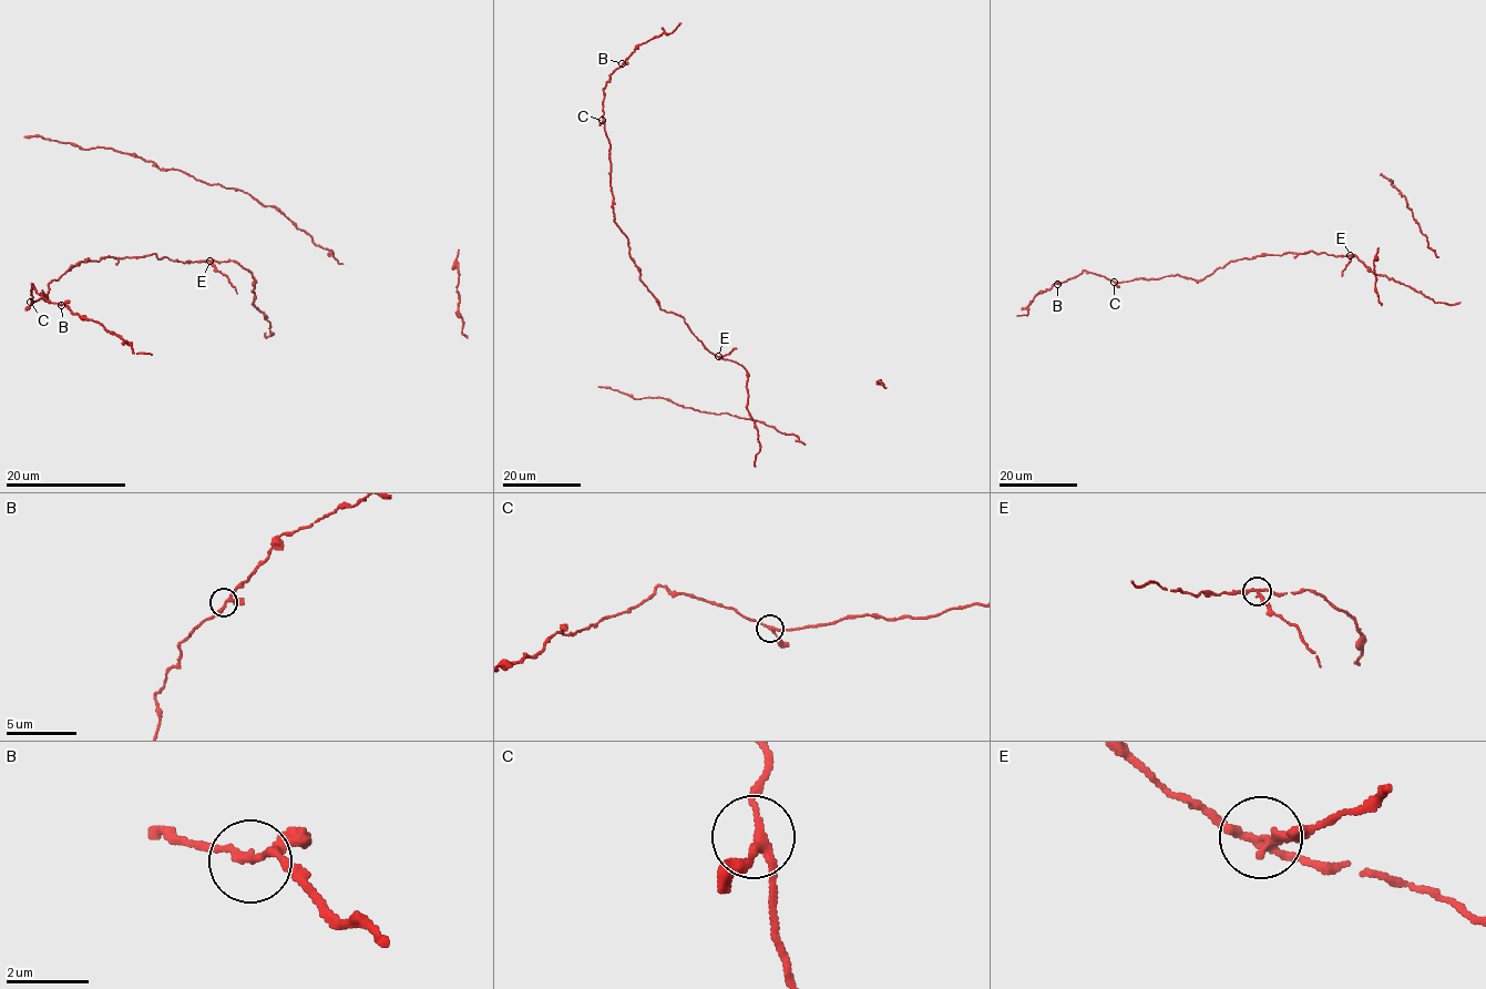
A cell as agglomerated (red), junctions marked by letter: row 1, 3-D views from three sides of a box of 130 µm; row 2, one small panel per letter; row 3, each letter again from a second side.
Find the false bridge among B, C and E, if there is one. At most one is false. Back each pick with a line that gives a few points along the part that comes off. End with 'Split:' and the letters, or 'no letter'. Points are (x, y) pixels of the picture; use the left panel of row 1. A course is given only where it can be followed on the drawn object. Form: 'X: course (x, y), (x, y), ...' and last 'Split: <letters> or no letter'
E: course (209, 261), (237, 293)
Split: E

